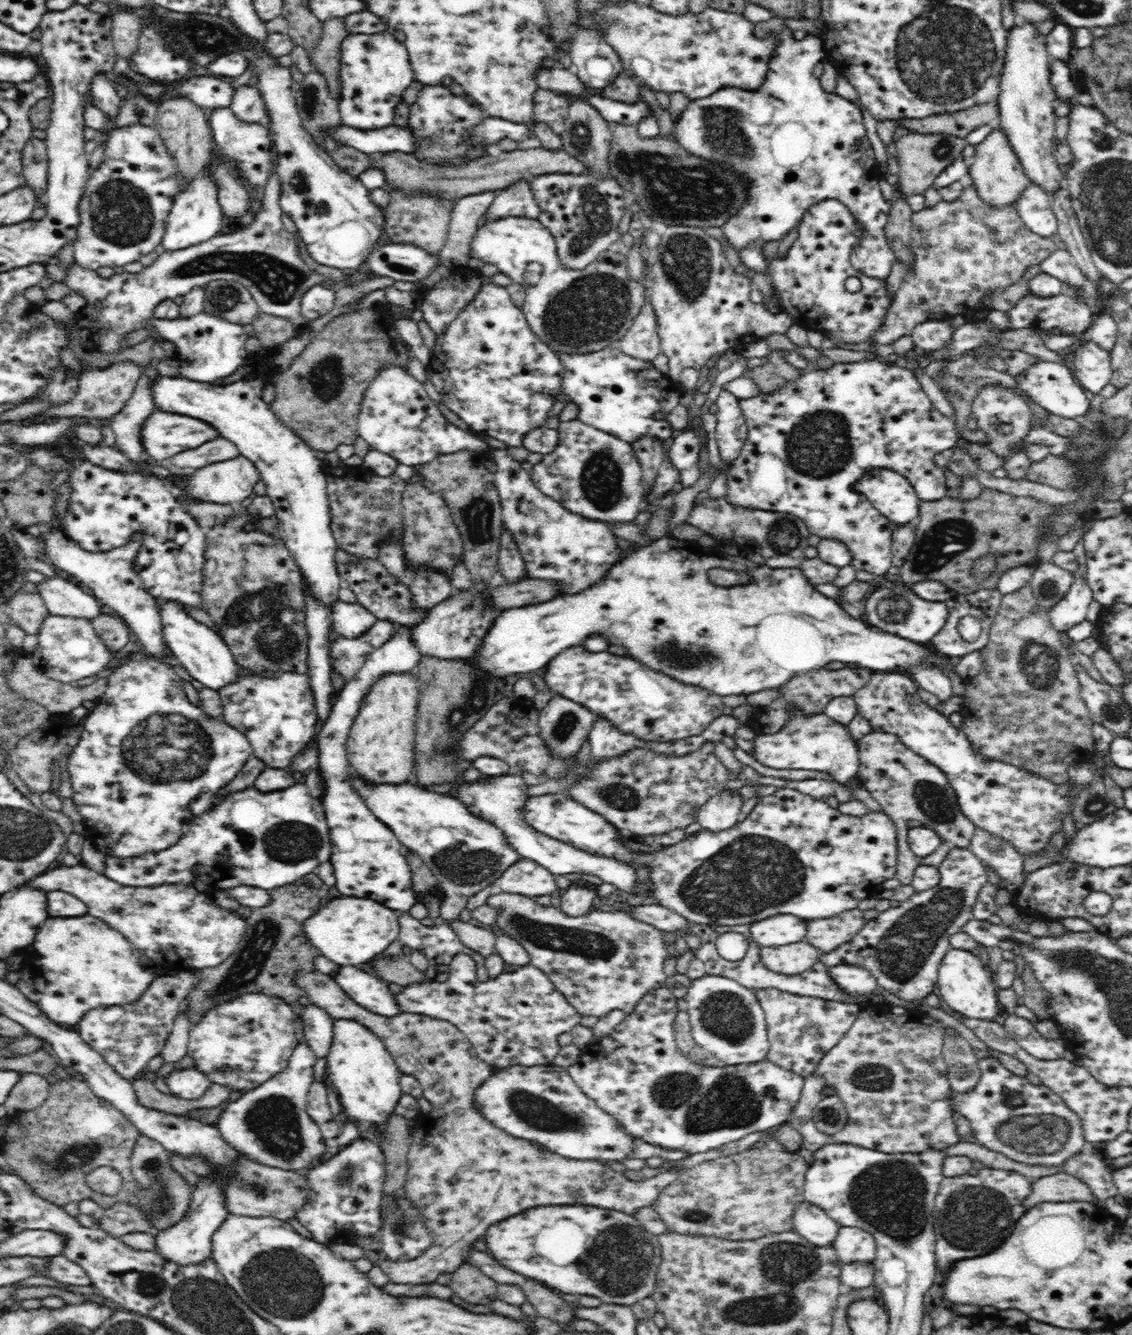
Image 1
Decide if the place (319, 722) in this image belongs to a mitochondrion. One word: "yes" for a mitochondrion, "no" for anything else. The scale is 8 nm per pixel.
no

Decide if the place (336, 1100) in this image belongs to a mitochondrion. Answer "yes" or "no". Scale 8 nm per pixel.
no

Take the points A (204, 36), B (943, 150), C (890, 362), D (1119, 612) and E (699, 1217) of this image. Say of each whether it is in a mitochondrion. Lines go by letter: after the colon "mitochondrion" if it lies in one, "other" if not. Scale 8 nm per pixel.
A: mitochondrion
B: mitochondrion
C: other
D: other
E: mitochondrion

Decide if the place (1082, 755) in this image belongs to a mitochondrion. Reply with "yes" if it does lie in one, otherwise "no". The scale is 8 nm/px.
no

